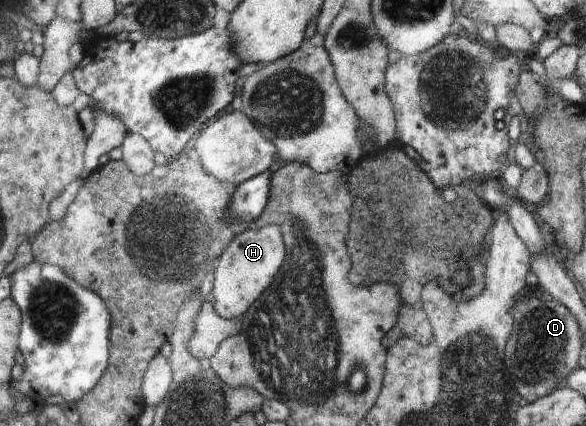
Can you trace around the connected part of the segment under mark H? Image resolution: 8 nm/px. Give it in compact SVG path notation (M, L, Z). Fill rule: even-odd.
M278 225L251 227L238 234L223 251L213 275L214 307L223 319L241 318L270 287L285 261L286 246Z

